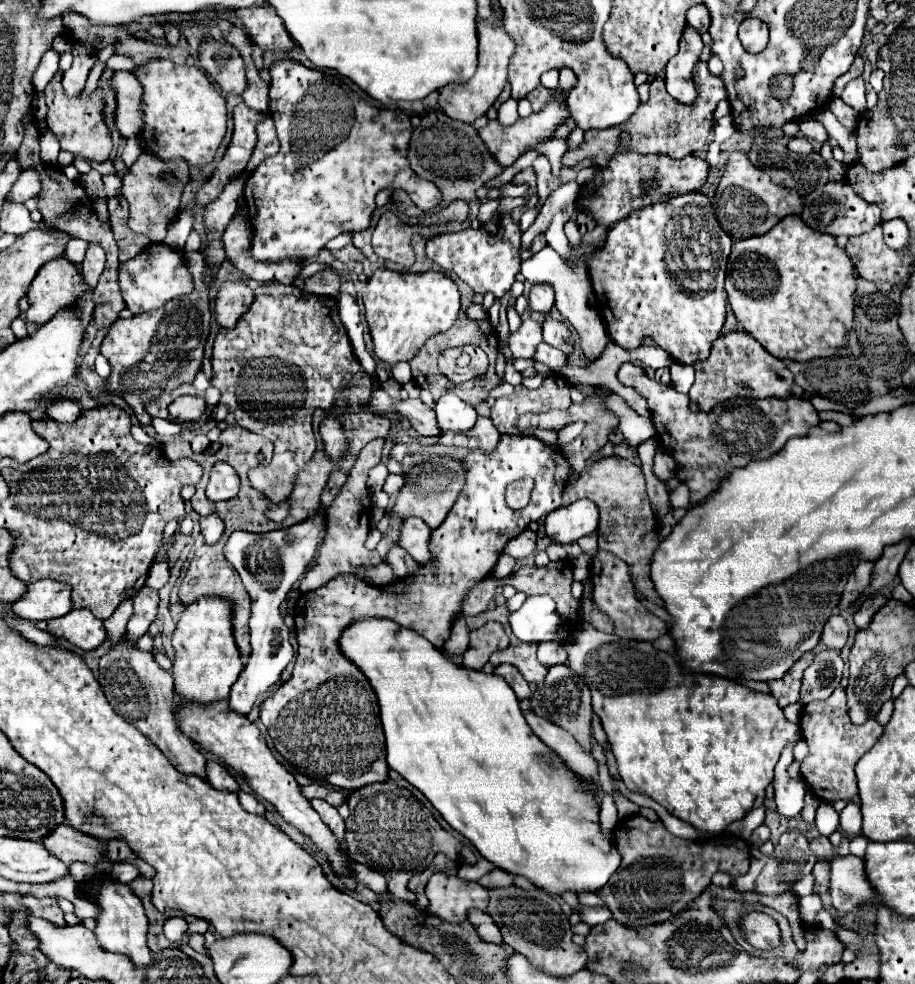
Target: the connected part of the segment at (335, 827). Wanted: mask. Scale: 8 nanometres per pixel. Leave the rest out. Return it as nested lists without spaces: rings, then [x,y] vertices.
[[[312,800],[312,808],[322,816],[322,820],[332,828],[332,832],[336,834],[338,842],[340,842],[340,848],[346,850],[346,844],[344,844],[344,820],[342,816],[338,814],[338,810],[334,806],[330,806],[328,802],[322,802],[322,800]]]

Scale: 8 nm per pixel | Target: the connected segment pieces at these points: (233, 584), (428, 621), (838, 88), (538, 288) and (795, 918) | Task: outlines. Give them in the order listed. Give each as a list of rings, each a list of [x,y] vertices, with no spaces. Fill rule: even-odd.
[[[198,550],[198,556],[192,558],[188,570],[186,570],[186,576],[182,580],[182,586],[180,586],[180,602],[182,606],[188,606],[192,604],[196,598],[202,598],[202,596],[218,596],[218,598],[224,598],[224,600],[230,600],[232,602],[232,622],[234,622],[234,628],[236,628],[236,646],[242,654],[242,658],[248,658],[250,656],[250,630],[248,630],[248,620],[250,620],[250,598],[248,598],[248,592],[244,590],[242,582],[240,582],[240,576],[238,572],[234,572],[234,568],[230,568],[230,564],[226,564],[224,556],[220,550]]]
[[[504,434],[492,452],[472,450],[464,458],[466,466],[466,486],[460,492],[454,508],[450,510],[450,516],[432,530],[430,538],[430,552],[434,556],[434,564],[426,564],[418,570],[414,578],[404,578],[394,584],[382,586],[370,586],[364,580],[360,580],[354,574],[338,574],[334,580],[330,580],[326,586],[306,592],[300,596],[294,608],[294,624],[298,634],[298,658],[292,672],[292,678],[284,682],[276,694],[266,698],[260,706],[260,720],[268,728],[268,734],[276,746],[276,750],[296,766],[298,772],[316,778],[326,780],[332,786],[340,786],[344,790],[358,790],[366,784],[384,782],[388,778],[388,764],[386,764],[386,748],[384,748],[384,732],[378,718],[378,702],[376,694],[370,688],[366,676],[344,656],[338,654],[338,636],[342,628],[346,628],[350,622],[378,616],[378,618],[390,618],[398,622],[400,626],[412,628],[418,634],[422,634],[426,640],[430,640],[436,648],[442,650],[442,644],[446,642],[450,634],[452,620],[460,614],[460,602],[468,588],[484,580],[498,556],[502,554],[508,540],[518,536],[528,528],[530,522],[540,520],[548,512],[562,506],[562,492],[572,476],[572,466],[568,464],[566,456],[558,450],[538,440],[536,436],[508,436]],[[518,476],[530,476],[534,478],[534,490],[532,490],[532,502],[522,510],[512,510],[506,506],[504,500],[504,488],[518,480]]]
[[[856,56],[856,59],[848,72],[846,72],[846,74],[842,74],[842,76],[836,80],[836,84],[834,84],[834,94],[836,94],[836,96],[840,96],[840,94],[842,94],[842,90],[844,90],[844,84],[859,77],[863,73],[863,70],[864,60],[860,58],[860,56]]]
[[[534,284],[530,288],[530,296],[528,296],[530,308],[542,314],[548,314],[550,308],[554,306],[554,290],[550,284]]]
[[[784,892],[784,894],[778,894],[774,896],[774,900],[764,900],[762,894],[760,896],[760,904],[768,904],[772,906],[774,910],[778,910],[780,914],[784,914],[792,926],[792,932],[794,932],[794,942],[798,946],[798,950],[806,948],[806,942],[804,942],[804,928],[802,928],[802,920],[800,920],[800,914],[798,914],[798,898],[790,892]]]

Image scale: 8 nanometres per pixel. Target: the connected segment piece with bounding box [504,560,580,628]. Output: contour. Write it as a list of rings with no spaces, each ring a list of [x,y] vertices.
[[[560,560],[560,562],[550,562],[548,566],[522,566],[504,582],[514,586],[518,592],[524,592],[526,596],[536,596],[536,594],[552,596],[560,616],[566,618],[570,628],[574,628],[576,624],[580,626],[580,616],[578,616],[580,602],[574,600],[570,594],[572,586],[570,562]]]

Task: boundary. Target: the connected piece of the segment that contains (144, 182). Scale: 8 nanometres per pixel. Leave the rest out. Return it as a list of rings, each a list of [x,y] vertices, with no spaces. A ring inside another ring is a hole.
[[[142,152],[138,156],[138,160],[130,166],[128,174],[122,178],[122,196],[130,204],[128,226],[138,234],[148,236],[152,242],[162,242],[172,218],[176,218],[176,212],[180,208],[180,194],[183,193],[184,186],[189,180],[186,162],[182,162],[182,160],[164,162],[164,160],[158,160],[156,156],[146,156]],[[164,170],[174,170],[174,174],[180,182],[174,186],[168,186],[162,180]]]

